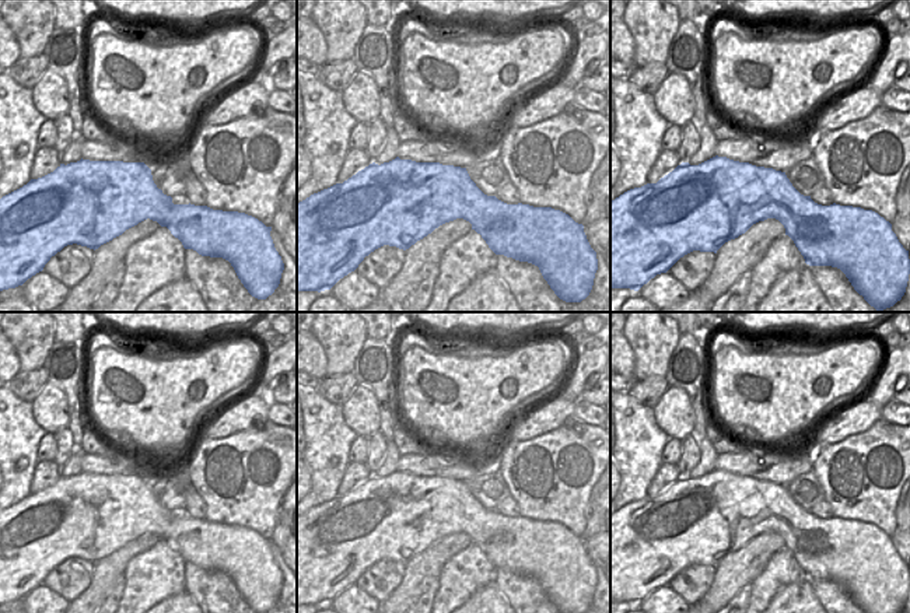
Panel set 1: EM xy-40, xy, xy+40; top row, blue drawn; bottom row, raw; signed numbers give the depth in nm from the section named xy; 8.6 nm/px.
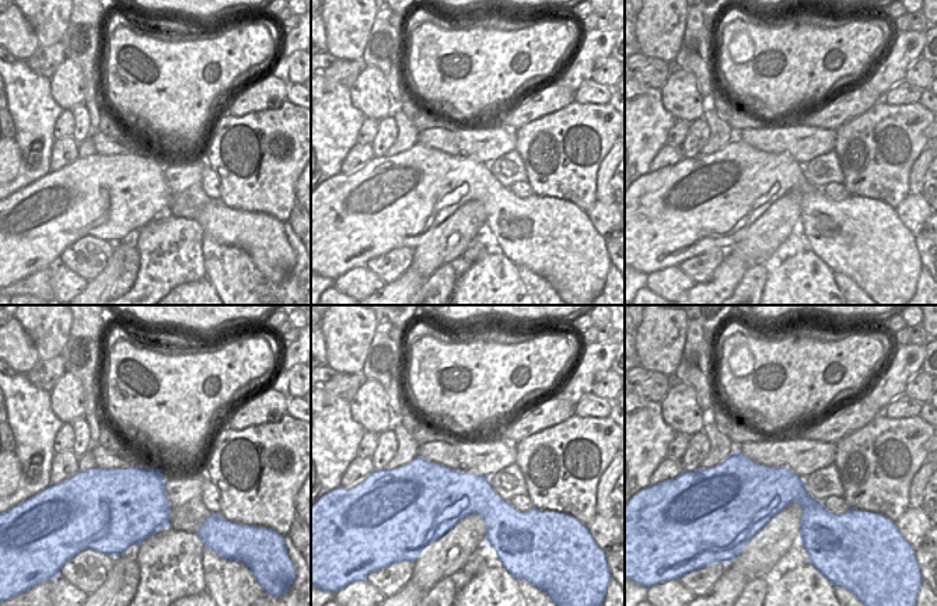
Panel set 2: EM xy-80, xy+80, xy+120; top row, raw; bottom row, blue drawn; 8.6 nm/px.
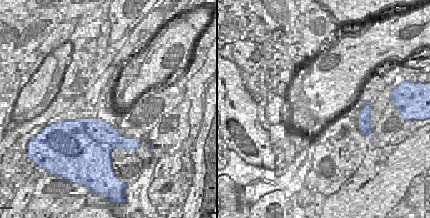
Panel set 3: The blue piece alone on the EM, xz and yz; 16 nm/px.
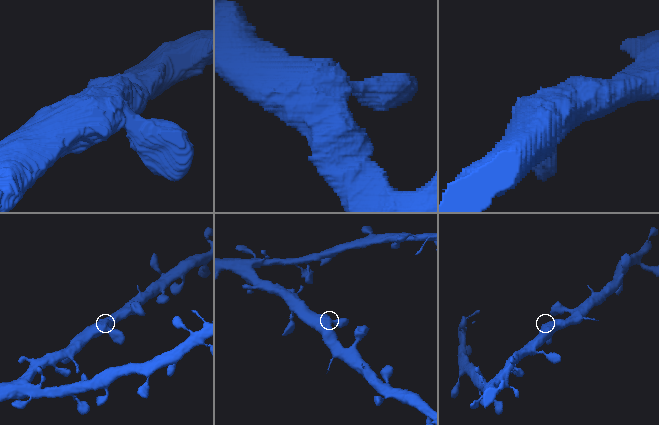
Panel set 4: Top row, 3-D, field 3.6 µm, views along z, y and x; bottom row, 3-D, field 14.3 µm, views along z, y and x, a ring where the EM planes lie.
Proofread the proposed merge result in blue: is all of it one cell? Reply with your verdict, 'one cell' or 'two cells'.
one cell

